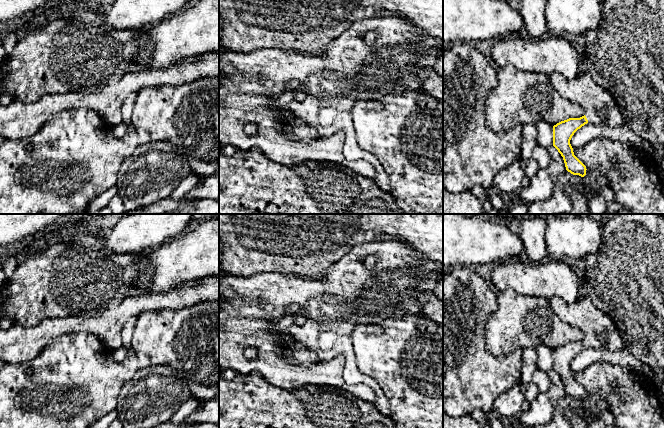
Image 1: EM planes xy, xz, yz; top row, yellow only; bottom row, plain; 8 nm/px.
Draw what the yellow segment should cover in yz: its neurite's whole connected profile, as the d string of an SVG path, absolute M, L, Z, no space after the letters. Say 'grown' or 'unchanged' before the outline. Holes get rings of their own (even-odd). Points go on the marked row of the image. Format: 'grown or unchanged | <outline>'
grown | M554 72L550 75L550 82L560 96L570 101L579 103L585 110L585 115L580 118L569 118L553 126L553 146L563 157L566 170L573 175L584 177L586 166L574 155L570 140L574 133L585 124L595 123L607 127L618 127L624 124L623 116L610 93L599 86L589 73L580 73L573 79L568 79L564 75ZM602 108L608 109L608 117L602 118L599 112Z

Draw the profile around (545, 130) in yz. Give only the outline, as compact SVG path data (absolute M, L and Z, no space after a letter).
M540 120L535 126L538 130L538 145L546 149L553 146L553 125Z

